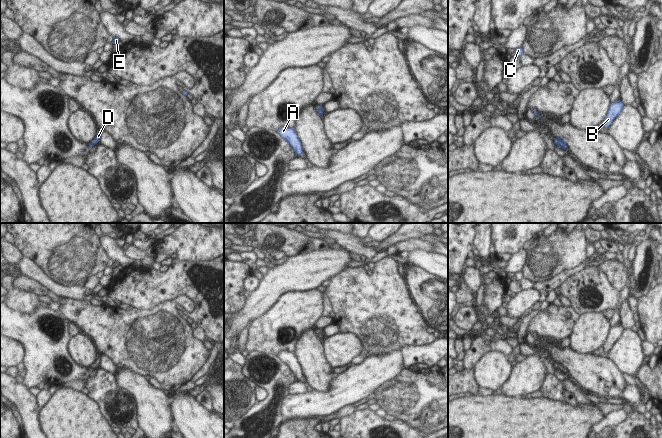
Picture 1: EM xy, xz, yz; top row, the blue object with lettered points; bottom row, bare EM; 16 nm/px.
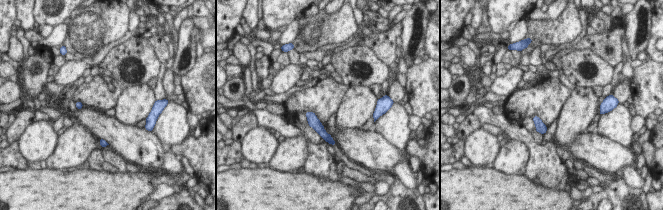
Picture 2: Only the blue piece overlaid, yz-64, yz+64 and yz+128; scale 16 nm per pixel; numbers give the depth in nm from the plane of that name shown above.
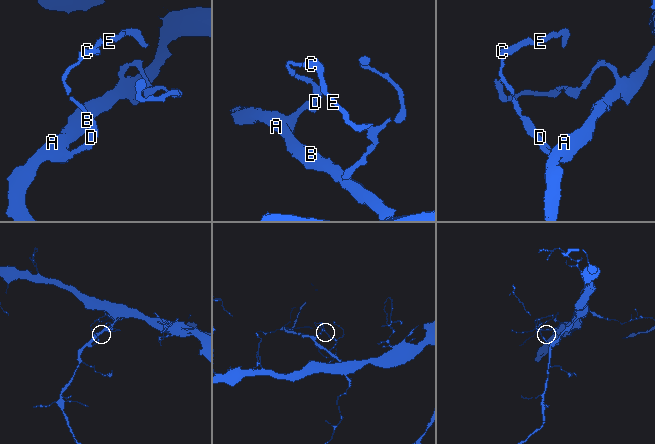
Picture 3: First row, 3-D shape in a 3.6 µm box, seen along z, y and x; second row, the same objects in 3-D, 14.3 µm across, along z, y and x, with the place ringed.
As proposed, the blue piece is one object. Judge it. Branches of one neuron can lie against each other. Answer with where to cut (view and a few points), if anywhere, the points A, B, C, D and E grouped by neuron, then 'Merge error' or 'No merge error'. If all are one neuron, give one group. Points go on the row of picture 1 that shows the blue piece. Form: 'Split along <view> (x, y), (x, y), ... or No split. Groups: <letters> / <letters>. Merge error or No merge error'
No split. Groups: A B C D E. No merge error

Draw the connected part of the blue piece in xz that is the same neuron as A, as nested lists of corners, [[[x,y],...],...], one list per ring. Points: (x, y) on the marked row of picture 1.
[[[281,126],[276,132],[282,138],[284,138],[286,141],[289,142],[290,146],[295,151],[296,156],[300,156],[302,153],[304,153],[304,151],[302,149],[301,141],[298,138],[298,135],[294,128],[290,128],[287,126]]]

